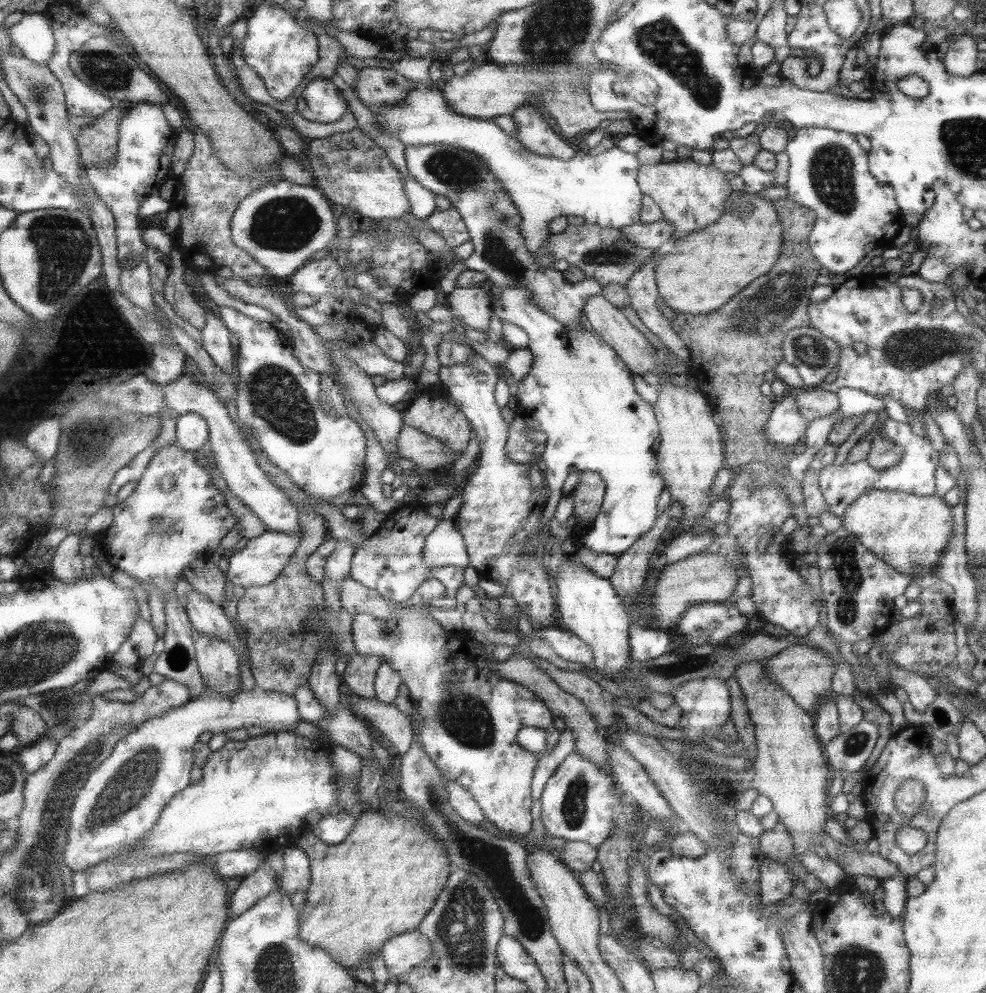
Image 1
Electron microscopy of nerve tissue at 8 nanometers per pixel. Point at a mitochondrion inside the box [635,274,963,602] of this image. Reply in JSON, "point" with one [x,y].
{"point":[808,350]}

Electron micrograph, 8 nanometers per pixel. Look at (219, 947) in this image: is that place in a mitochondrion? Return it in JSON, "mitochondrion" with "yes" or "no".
{"mitochondrion":"no"}

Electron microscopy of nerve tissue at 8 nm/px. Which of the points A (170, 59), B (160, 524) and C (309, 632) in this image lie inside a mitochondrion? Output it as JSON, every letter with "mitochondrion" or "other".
{"A":"other","B":"mitochondrion","C":"mitochondrion"}

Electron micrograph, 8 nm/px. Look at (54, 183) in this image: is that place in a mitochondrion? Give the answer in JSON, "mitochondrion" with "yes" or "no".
{"mitochondrion":"no"}

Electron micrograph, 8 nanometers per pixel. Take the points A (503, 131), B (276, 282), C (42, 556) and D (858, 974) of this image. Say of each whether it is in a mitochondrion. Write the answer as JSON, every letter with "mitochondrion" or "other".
{"A":"other","B":"other","C":"other","D":"mitochondrion"}

